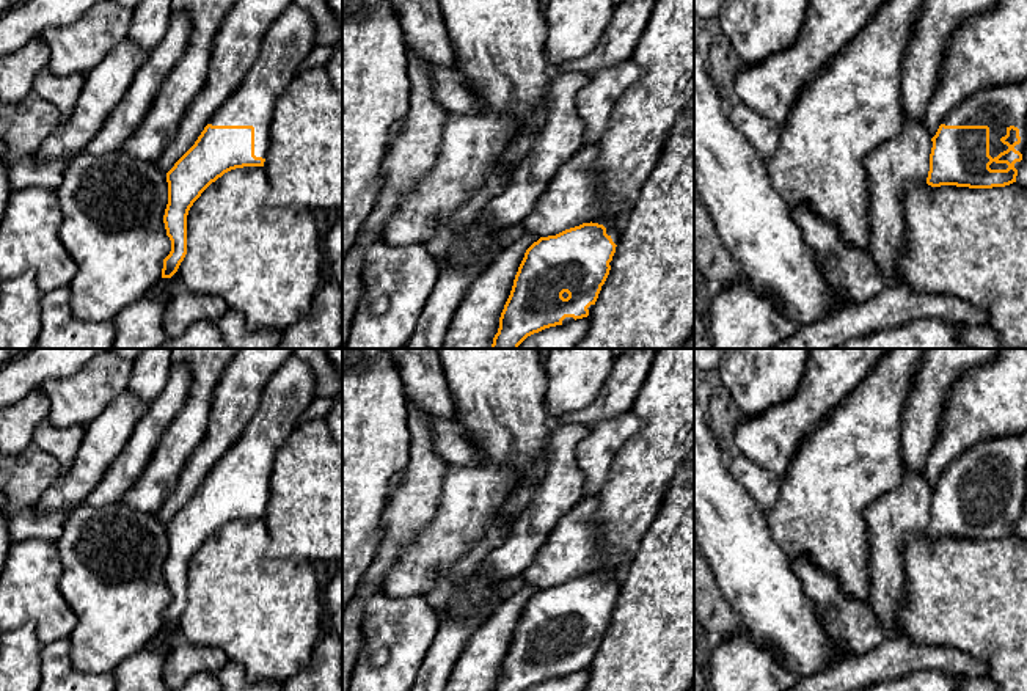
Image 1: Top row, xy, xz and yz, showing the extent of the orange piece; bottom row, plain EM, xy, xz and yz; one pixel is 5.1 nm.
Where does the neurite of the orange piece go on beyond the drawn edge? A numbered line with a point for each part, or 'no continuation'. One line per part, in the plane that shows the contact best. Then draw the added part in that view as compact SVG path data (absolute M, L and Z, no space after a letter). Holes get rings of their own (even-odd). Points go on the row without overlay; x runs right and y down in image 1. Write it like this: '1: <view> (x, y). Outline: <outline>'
1: yz (997, 459). Outline: M1027 432L985 440L953 460L945 477L988 477L989 507L994 510L1008 498L1000 493L1007 481L1019 481L1021 495L1014 498L1024 507L1027 492Z

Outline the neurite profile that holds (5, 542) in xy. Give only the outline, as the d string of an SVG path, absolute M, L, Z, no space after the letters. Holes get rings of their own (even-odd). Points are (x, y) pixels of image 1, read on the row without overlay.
M0 493L0 575L2 575L2 569L6 561L9 547L13 545L8 532L8 518L3 515L5 503L6 503L6 496Z

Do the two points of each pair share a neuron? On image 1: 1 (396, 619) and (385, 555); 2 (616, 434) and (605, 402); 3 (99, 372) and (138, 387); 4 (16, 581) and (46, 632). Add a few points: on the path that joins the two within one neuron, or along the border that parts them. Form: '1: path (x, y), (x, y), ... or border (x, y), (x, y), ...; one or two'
1: border (382, 592), (366, 602), (361, 625); two
2: border (630, 410), (588, 426); two
3: border (132, 365), (132, 374), (126, 388); two
4: path (29, 594), (46, 611), (46, 619); one

